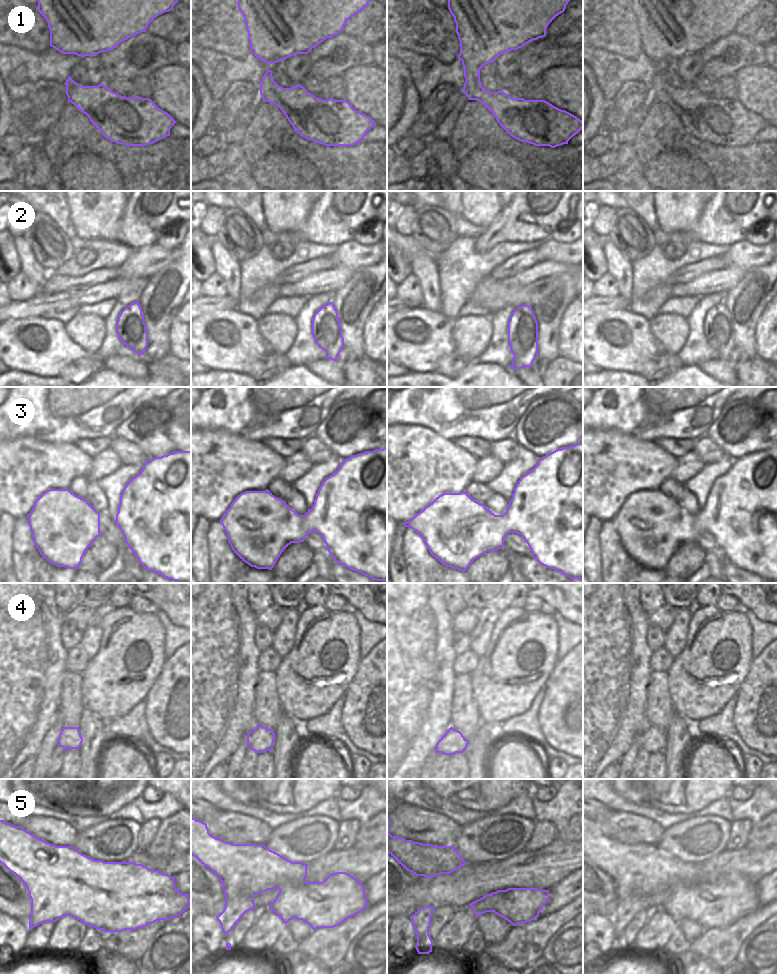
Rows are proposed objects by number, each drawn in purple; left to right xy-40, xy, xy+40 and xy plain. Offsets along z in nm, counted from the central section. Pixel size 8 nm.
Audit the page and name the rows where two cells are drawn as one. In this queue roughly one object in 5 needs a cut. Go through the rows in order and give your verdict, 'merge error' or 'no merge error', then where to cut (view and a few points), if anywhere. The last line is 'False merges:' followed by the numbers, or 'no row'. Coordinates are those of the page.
1: no merge error | no cut
2: no merge error | no cut
3: no merge error | no cut
4: no merge error | no cut
5: no merge error | no cut
False merges: no row

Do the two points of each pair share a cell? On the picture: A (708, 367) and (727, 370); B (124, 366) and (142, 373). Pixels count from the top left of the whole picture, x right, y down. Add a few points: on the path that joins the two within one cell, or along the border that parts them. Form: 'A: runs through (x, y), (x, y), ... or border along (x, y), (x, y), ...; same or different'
A: runs through (713, 367), (722, 370); same
B: runs through (128, 366), (138, 369); same

